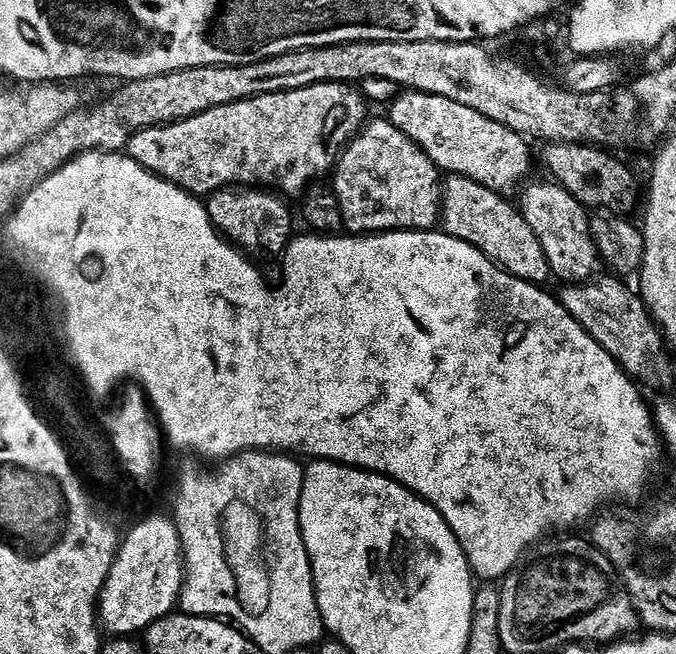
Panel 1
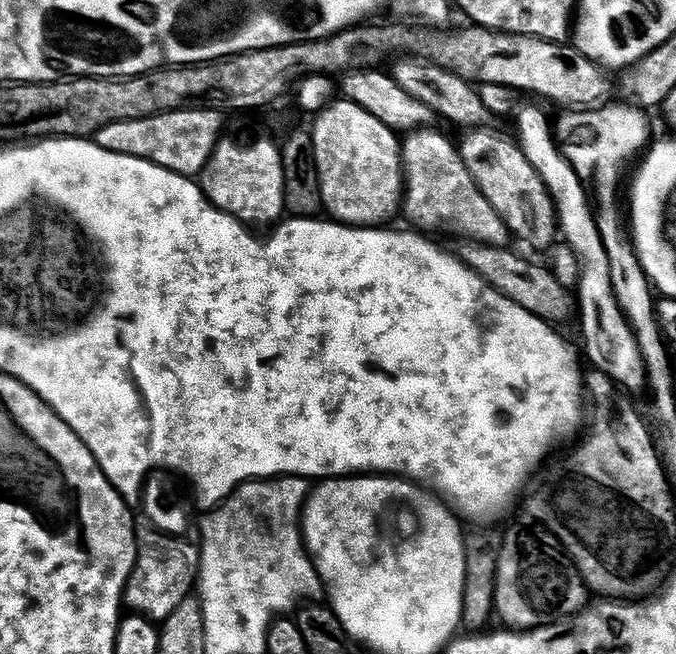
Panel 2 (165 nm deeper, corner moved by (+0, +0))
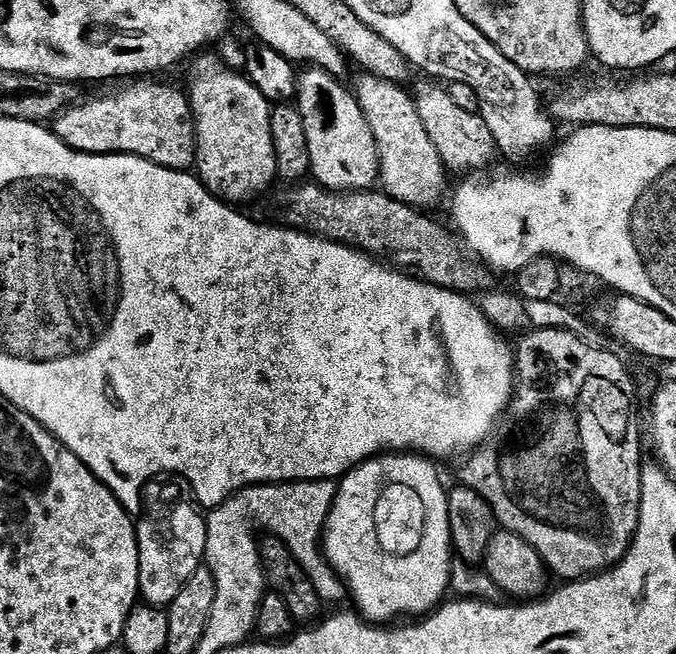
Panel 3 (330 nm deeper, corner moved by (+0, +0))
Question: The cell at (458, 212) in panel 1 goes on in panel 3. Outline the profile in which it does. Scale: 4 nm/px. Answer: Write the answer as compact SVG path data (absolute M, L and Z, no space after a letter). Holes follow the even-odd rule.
M367 74L358 76L354 95L366 122L370 122L378 146L379 187L398 202L412 208L432 210L428 208L443 198L449 177L438 150L434 150L434 142L430 142L430 134L426 134L426 126L422 126L422 118L418 118L413 93L407 87L382 78Z

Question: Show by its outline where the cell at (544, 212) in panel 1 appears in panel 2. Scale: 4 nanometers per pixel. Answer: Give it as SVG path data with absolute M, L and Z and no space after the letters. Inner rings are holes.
M472 130L464 141L459 141L458 151L470 178L474 178L478 190L500 215L511 235L513 232L528 248L551 249L558 240L558 221L556 203L552 201L548 187L526 157L521 159L520 154L511 152L511 148L503 148L500 136L490 133Z

